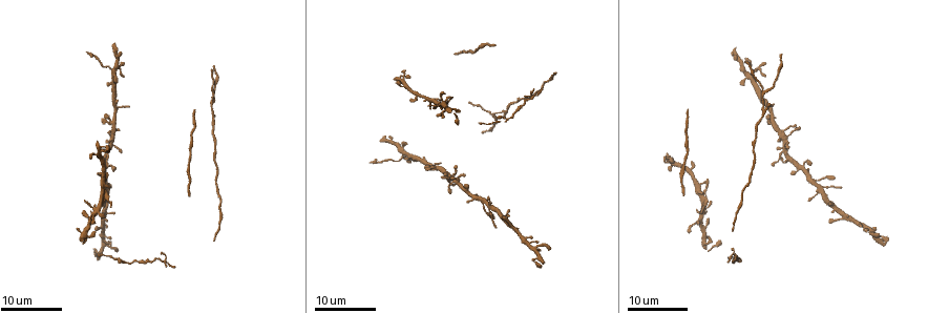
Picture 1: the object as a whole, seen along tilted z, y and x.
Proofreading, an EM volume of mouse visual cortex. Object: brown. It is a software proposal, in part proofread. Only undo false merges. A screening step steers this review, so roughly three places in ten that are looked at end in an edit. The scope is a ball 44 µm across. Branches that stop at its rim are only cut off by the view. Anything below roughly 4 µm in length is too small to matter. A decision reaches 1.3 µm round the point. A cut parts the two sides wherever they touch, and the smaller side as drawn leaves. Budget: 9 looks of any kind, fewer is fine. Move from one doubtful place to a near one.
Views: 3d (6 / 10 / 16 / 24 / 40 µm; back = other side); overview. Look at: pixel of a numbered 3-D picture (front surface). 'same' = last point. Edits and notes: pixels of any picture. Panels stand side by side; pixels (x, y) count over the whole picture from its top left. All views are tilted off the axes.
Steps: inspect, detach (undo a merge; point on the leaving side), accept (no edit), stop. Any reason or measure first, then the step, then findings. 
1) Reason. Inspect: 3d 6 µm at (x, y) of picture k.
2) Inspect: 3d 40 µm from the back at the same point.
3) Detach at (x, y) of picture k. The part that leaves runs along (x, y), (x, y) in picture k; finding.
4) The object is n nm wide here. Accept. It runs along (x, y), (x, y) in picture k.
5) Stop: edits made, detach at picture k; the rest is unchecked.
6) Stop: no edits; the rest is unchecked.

Side arm on a straight run. Inspect: 3d 24 µm at (213, 103) of picture 1.

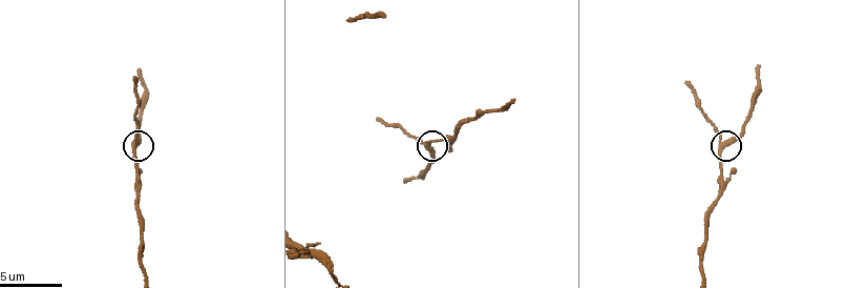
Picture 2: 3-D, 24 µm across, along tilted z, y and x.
Inspect: 3d 10 µm at (427, 143) of picture 2.

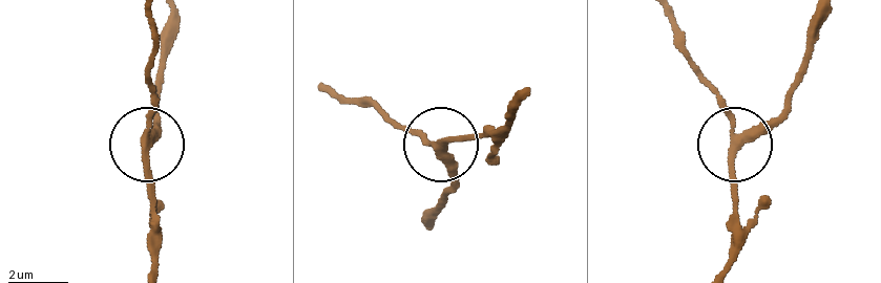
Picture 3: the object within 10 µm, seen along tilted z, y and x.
3 arms meet here. Accept. All the same cell.

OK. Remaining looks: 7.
Four or more arms meet. Inspect: 3d 16 µm at (402, 153) of picture 1.

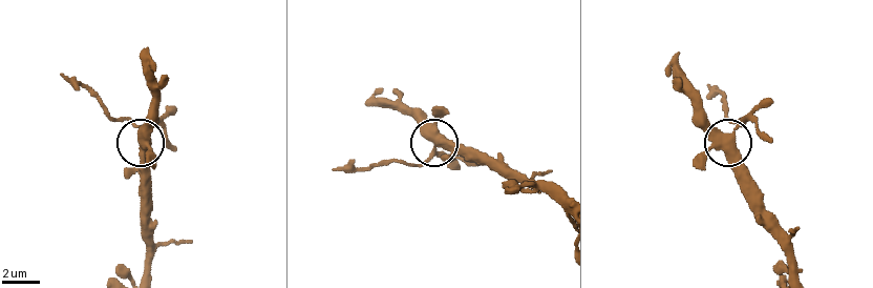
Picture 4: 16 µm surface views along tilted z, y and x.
Inspect: 3d 10 µm at (727, 137) of picture 4.

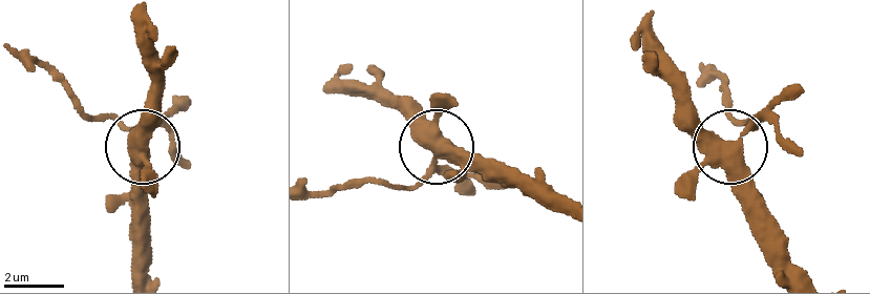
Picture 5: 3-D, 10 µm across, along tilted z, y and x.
The object is 410 nm wide here. Accept. It runs along (147, 274), (145, 129), (162, 91) in picture 5; continuous, no second cell.

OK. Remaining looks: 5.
Thin arm on a thick one. Inspect: 3d 24 µm at (104, 196) of picture 1.

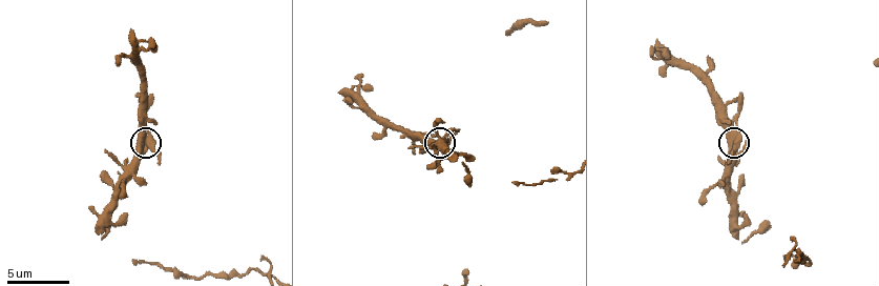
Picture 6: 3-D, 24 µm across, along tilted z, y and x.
Zoom in. Inspect: 3d 10 µm at (149, 144) of picture 6.

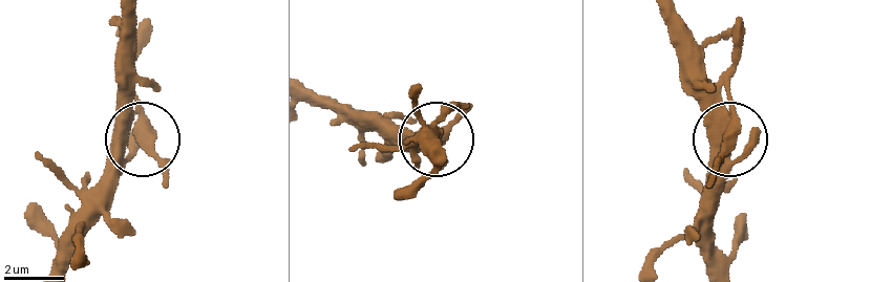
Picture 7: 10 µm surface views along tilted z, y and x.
Accept. All the same cell.

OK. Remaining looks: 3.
Three arms meet. Inspect: 3d 16 µm at (820, 192) of picture 1.

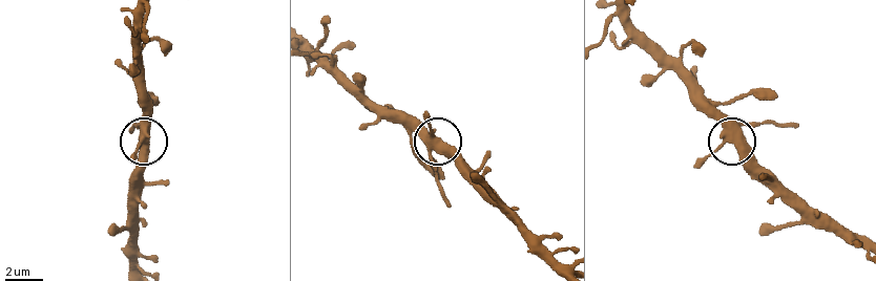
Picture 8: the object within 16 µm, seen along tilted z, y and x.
Inspect: 3d 6 µm at (438, 141) of picture 8.

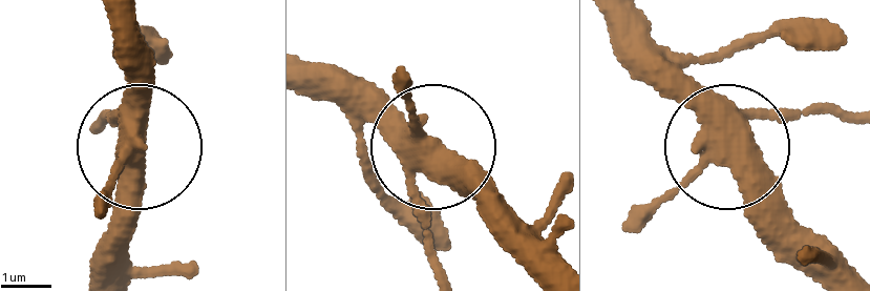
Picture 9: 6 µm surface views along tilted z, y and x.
Inspect: 3d 6 µm from the back at (432, 148) of picture 9.

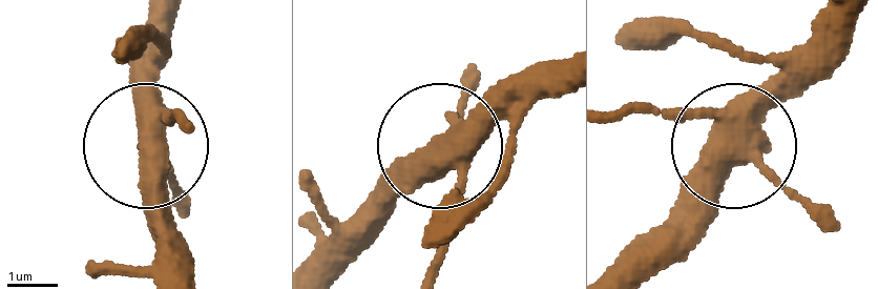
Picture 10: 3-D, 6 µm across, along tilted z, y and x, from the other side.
Accept. It runs along (852, 24), (834, 61), (654, 235) in picture 10; one cell here.

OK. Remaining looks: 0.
Stop: no edits; the rest is unchecked.

